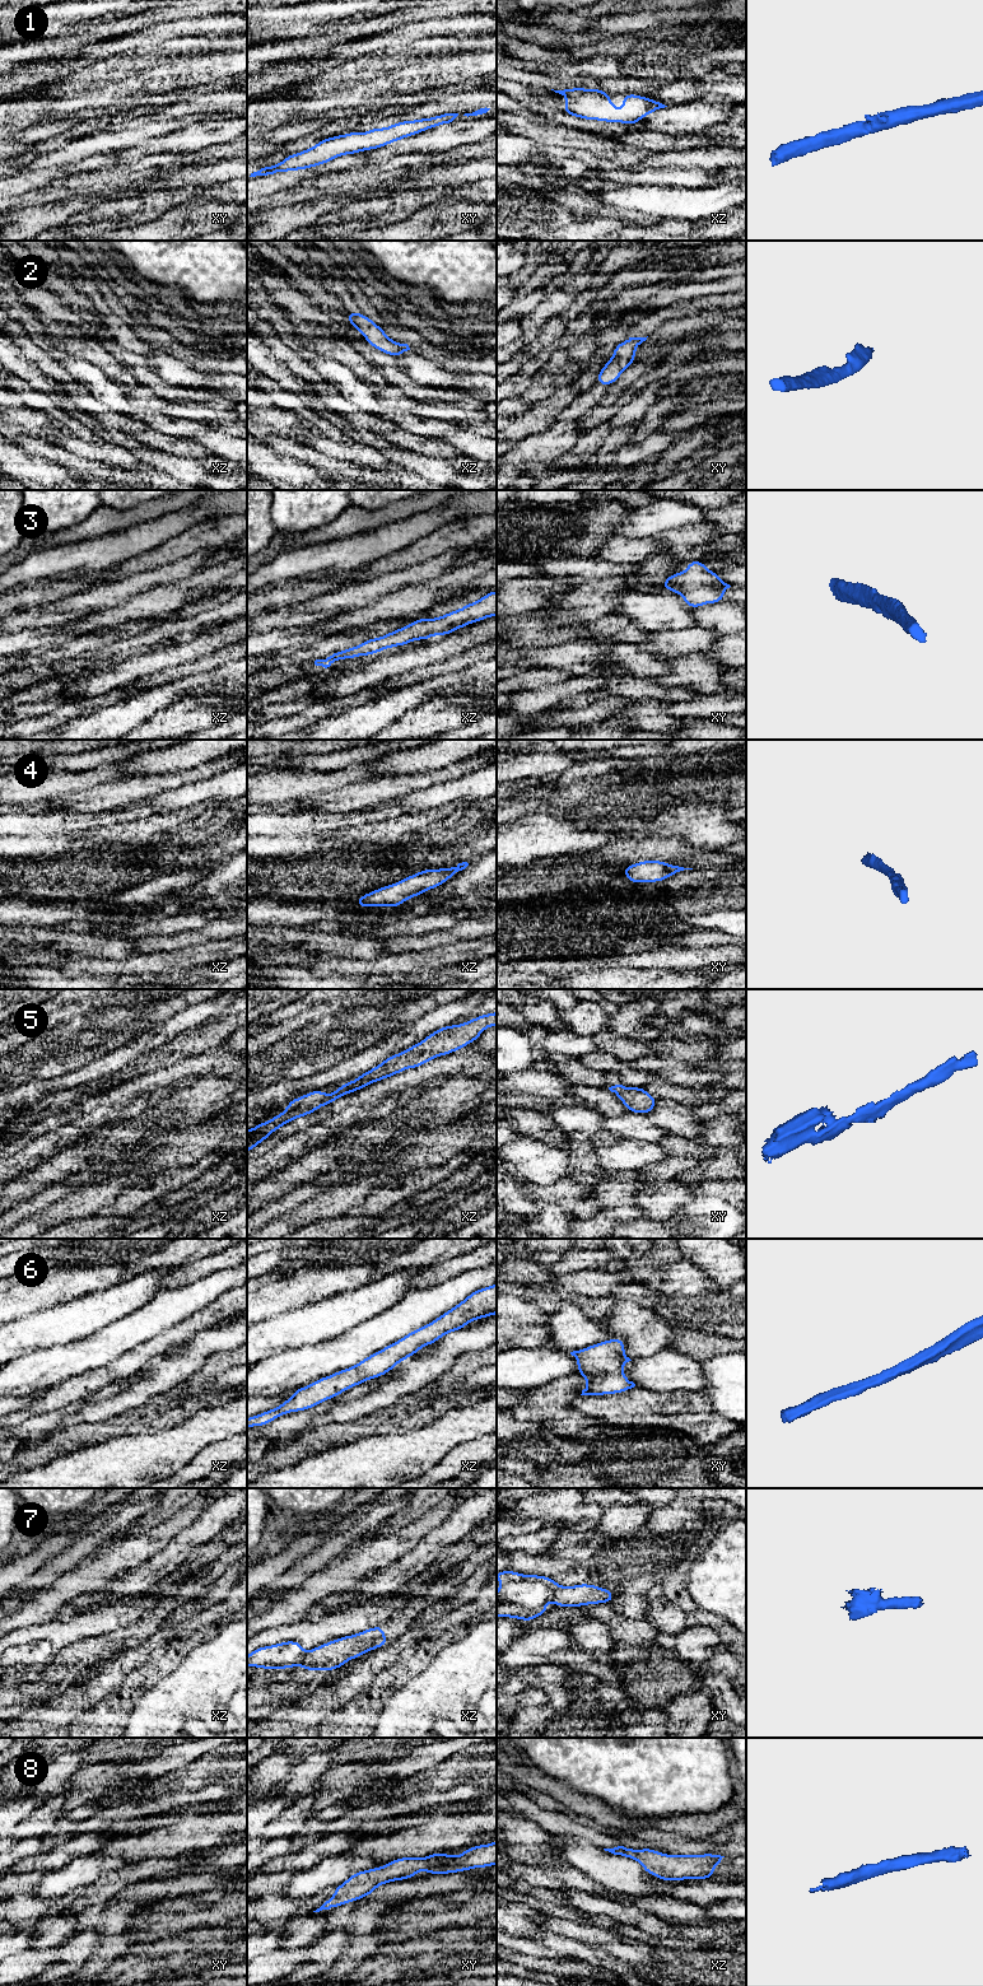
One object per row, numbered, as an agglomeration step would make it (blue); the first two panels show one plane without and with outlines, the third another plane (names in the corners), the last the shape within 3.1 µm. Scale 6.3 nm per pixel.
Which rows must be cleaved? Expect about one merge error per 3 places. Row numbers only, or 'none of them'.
7

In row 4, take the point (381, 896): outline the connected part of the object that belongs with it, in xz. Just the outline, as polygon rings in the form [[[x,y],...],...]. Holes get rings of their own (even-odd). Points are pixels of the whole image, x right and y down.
[[[462,862],[449,868],[427,868],[415,875],[407,876],[397,884],[376,889],[374,891],[357,898],[357,904],[363,909],[369,906],[391,906],[395,909],[404,901],[443,885],[467,866],[467,862]]]

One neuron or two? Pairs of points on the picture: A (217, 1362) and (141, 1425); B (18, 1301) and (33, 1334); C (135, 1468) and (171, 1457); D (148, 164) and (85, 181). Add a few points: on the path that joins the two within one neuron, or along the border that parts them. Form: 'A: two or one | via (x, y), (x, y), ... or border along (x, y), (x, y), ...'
A: one | via (198, 1381), (185, 1392), (178, 1393), (161, 1411)
B: two | border along (54, 1308), (37, 1310), (13, 1320)
C: one | via (144, 1459), (162, 1457)
D: one | via (133, 171), (121, 177), (101, 181)

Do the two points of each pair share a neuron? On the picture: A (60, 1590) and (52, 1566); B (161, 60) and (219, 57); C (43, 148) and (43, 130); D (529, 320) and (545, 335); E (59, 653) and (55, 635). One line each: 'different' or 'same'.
A: different
B: same
C: same
D: different
E: different

